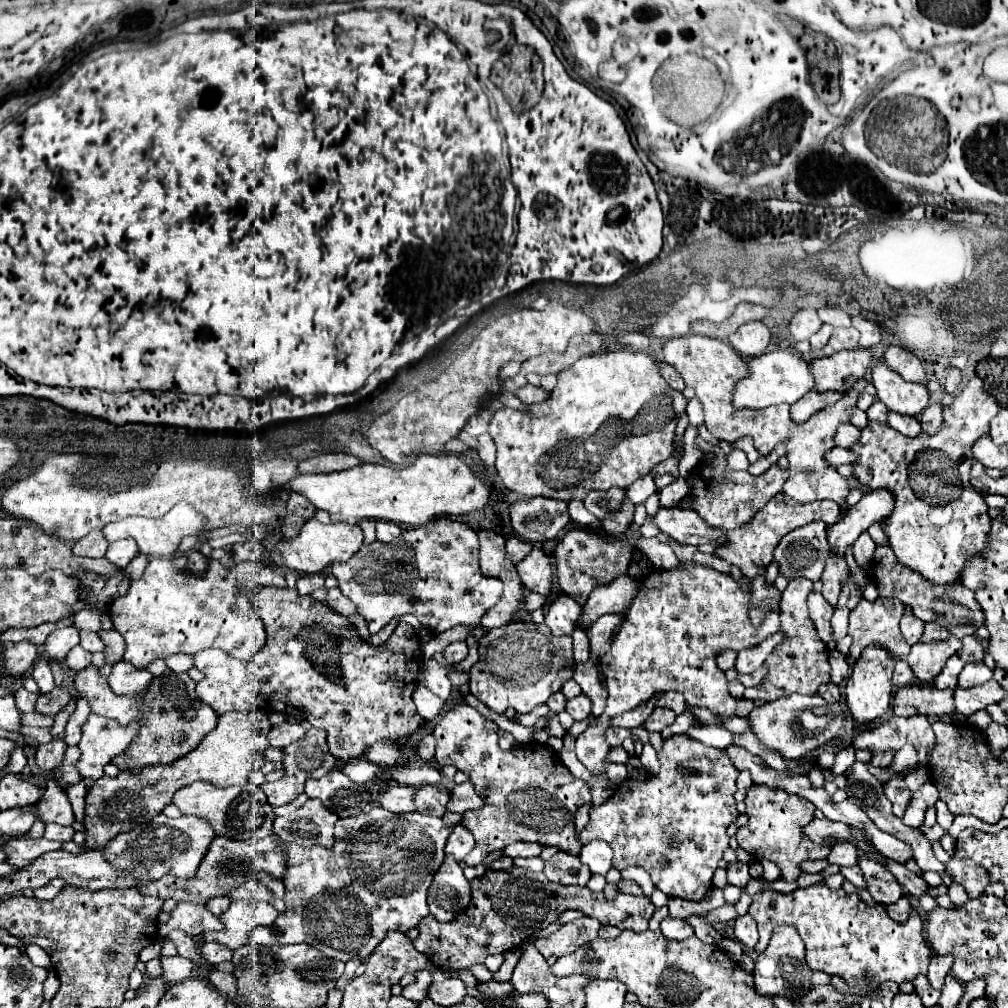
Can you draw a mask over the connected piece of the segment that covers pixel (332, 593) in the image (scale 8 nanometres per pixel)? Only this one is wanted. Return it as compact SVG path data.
M334 587L334 589L330 589L330 591L326 593L324 605L328 605L332 611L336 611L336 613L340 613L340 615L344 615L344 617L356 613L356 607L352 607L352 605L348 603L348 599L344 599L344 595L340 595L340 589L338 589L338 587Z

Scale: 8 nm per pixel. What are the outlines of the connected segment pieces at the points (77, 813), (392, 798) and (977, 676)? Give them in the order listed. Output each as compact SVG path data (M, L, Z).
M83 783L69 785L66 789L66 795L71 803L75 819L79 822L84 820L85 798L87 790L85 790Z
M406 785L392 787L384 797L382 797L382 807L390 813L412 813L414 807L414 789Z
M982 661L966 663L964 669L962 669L962 673L958 675L958 687L970 689L970 687L984 685L990 679L992 679L992 669L988 669Z

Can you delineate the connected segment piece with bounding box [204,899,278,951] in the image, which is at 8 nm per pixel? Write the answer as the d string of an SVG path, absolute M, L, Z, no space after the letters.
M232 901L228 911L220 917L224 923L222 931L206 931L204 939L226 945L228 949L238 949L248 943L250 931L258 925L272 925L278 911L270 903L262 901Z

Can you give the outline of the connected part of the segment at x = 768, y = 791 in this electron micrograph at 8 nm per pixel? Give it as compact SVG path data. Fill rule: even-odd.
M752 785L746 793L744 803L746 803L748 825L736 833L738 845L744 851L748 851L756 861L762 859L774 861L780 867L780 879L796 881L800 875L798 865L802 861L824 859L830 853L830 847L816 847L816 843L808 843L808 839L804 839L802 827L814 819L814 811L816 811L816 807L810 801L798 795L790 795L782 789Z

